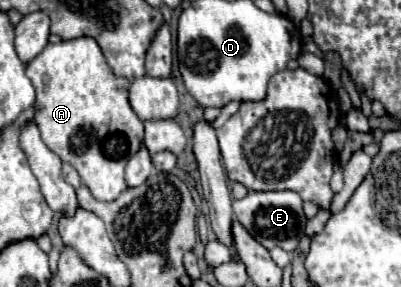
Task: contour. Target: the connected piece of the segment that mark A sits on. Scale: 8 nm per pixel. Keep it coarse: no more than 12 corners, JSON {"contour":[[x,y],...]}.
{"contour":[[90,37],[26,73],[42,141],[96,199],[126,189],[144,125]]}

